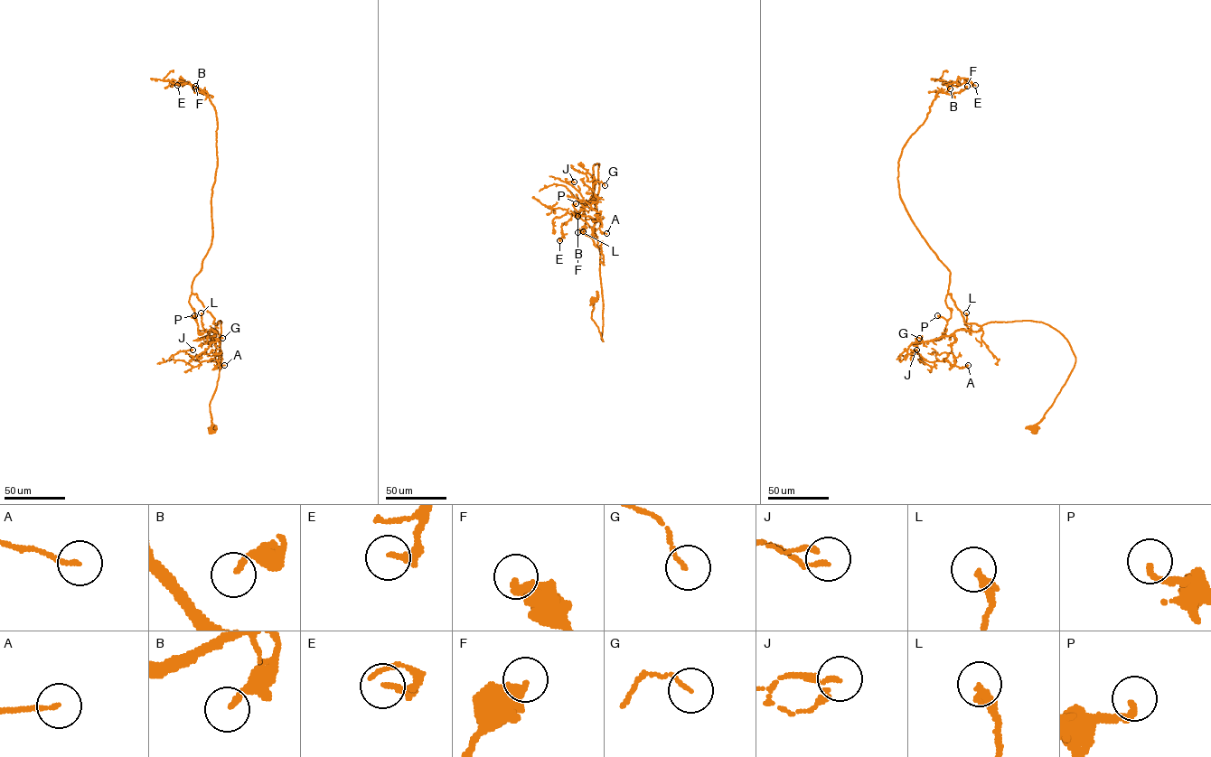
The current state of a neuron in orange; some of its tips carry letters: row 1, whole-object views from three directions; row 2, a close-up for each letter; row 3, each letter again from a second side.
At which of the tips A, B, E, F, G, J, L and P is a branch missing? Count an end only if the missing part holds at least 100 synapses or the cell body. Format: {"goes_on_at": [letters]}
{"goes_on_at": []}

